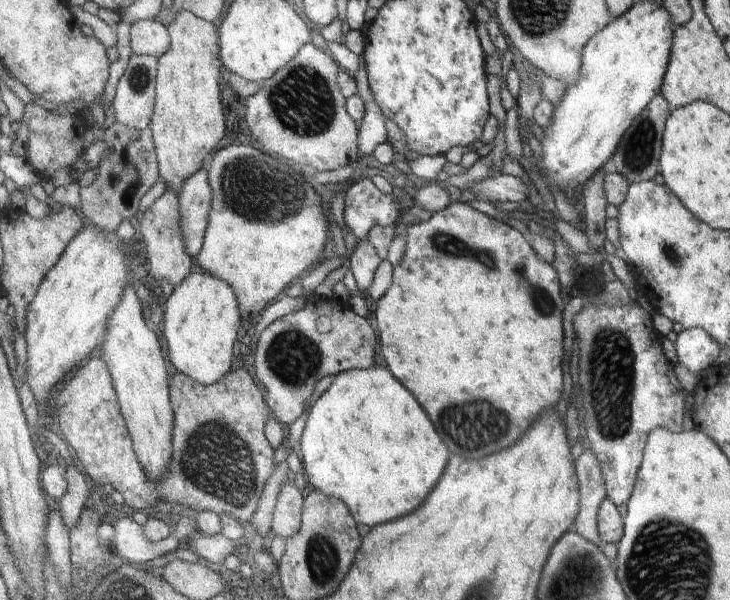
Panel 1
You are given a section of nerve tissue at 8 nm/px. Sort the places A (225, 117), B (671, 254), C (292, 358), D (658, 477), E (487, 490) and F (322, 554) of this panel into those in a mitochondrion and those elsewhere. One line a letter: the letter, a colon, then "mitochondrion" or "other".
A: other
B: mitochondrion
C: mitochondrion
D: other
E: other
F: mitochondrion

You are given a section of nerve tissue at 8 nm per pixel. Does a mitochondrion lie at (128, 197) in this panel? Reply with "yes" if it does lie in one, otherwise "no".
no

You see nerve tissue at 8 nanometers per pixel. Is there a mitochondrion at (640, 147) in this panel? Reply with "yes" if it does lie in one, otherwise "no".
yes

